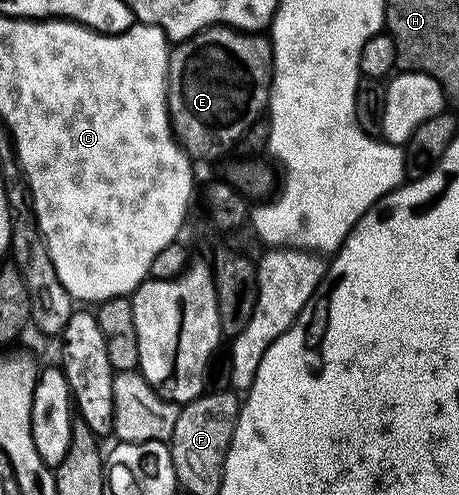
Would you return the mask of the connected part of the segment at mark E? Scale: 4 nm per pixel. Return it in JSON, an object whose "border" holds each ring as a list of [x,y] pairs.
{"border":[[[214,26],[205,28],[201,32],[196,32],[188,40],[182,40],[170,51],[169,54],[169,124],[173,127],[173,135],[176,136],[178,144],[181,145],[190,161],[197,160],[217,160],[220,156],[225,156],[245,135],[249,132],[249,127],[257,119],[266,115],[269,106],[269,92],[273,89],[273,45],[270,37],[256,32],[239,32],[235,28],[224,26]]]}

